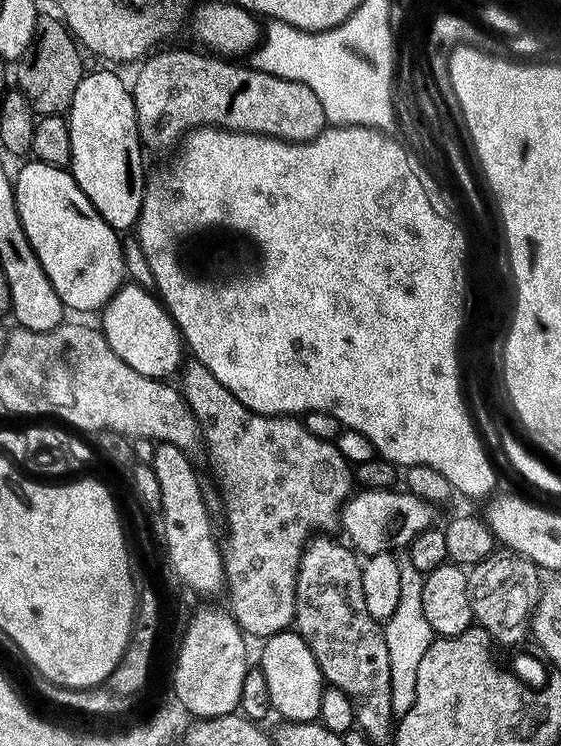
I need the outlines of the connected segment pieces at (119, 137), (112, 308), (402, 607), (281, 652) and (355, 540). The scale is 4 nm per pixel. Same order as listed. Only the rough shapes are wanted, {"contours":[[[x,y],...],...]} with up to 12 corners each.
{"contours":[[[89,71],[66,113],[70,171],[135,229],[146,171],[132,93]],[[125,283],[102,331],[138,374],[168,378],[186,348],[153,293]],[[399,561],[400,594],[383,625],[390,702],[414,706],[418,665],[434,633],[422,611],[425,575]],[[296,631],[267,637],[271,711],[319,717],[326,681]],[[365,488],[340,510],[361,557],[407,549],[437,505],[406,490]]]}

